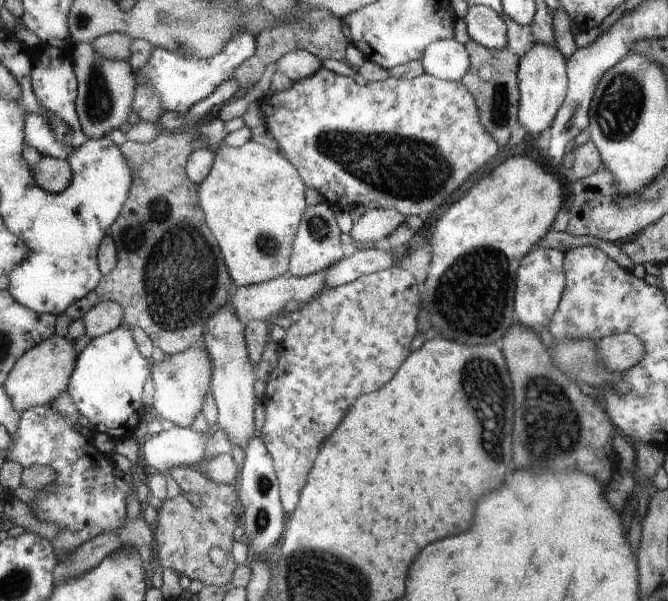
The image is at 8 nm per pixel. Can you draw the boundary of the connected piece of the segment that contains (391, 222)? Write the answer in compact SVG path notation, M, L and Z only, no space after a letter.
M366 209L361 218L353 224L349 234L359 247L367 242L387 238L406 218L395 209Z

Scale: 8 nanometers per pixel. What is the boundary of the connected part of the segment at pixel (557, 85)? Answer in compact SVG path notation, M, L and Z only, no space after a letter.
M535 43L521 55L516 78L520 85L521 126L527 134L537 137L552 123L557 109L565 98L567 90L565 58L555 47Z

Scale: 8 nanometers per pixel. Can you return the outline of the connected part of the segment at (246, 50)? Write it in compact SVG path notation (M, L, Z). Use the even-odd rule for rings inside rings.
M242 24L239 31L234 31L234 37L227 43L225 50L210 59L186 59L183 55L153 46L151 58L141 68L141 73L154 86L166 111L187 113L199 101L205 100L219 89L222 82L233 78L237 68L256 53L256 38L255 31L248 24Z

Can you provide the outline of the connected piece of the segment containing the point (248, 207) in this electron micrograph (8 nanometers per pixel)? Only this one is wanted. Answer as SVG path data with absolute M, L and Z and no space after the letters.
M253 140L240 147L226 144L217 150L209 176L199 185L206 221L217 237L228 271L238 286L256 285L288 276L294 242L308 206L305 202L307 185L301 178L300 171L289 162L284 153Z

